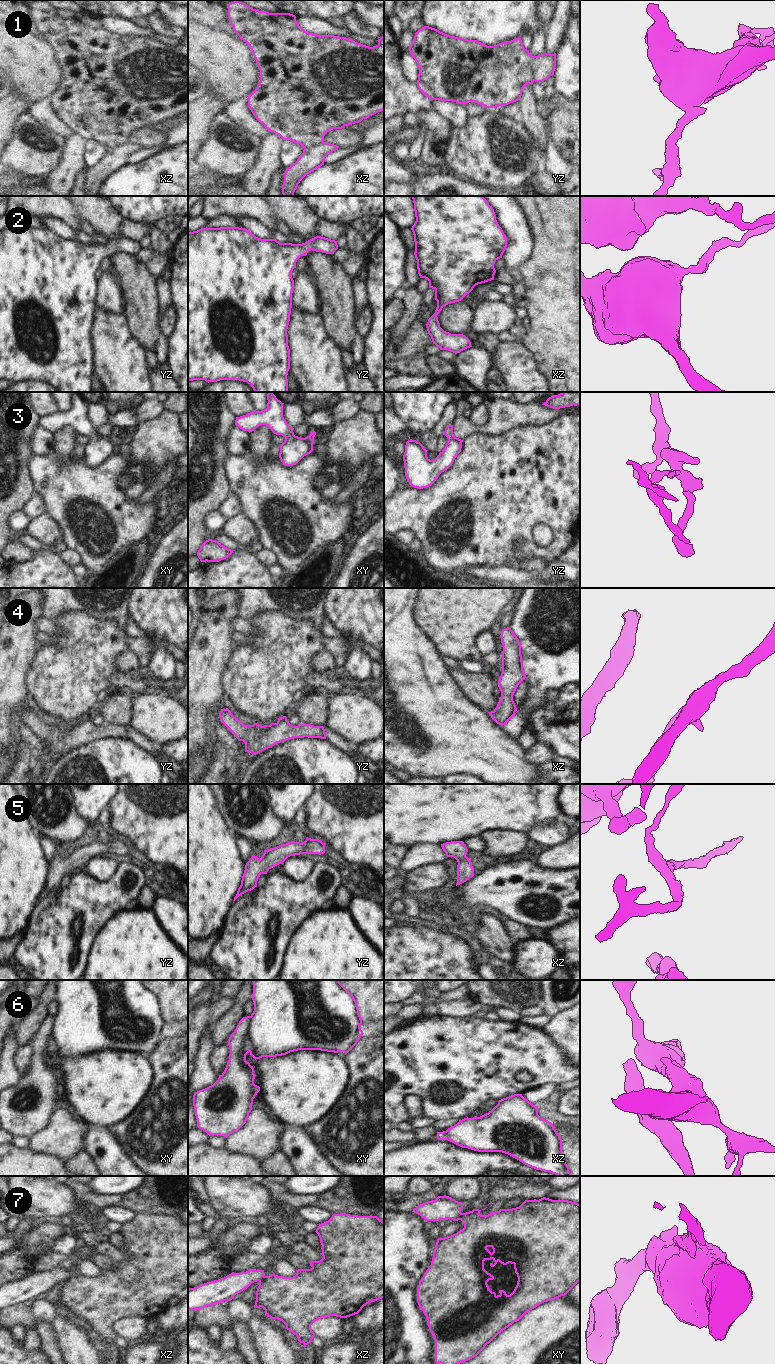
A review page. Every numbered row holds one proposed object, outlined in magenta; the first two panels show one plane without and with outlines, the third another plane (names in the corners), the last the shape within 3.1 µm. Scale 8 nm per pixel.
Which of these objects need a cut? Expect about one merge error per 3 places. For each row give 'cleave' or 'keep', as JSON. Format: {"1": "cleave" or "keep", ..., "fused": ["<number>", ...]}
{"1": "cleave", "2": "keep", "3": "keep", "4": "keep", "5": "keep", "6": "cleave", "7": "cleave", "fused": ["1", "6", "7"]}

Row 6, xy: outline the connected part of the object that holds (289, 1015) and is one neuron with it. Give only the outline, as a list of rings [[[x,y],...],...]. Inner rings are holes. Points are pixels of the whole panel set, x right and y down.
[[[252,980],[254,1011],[251,1014],[251,1025],[249,1027],[251,1048],[250,1055],[256,1060],[262,1057],[276,1057],[286,1055],[298,1050],[321,1050],[327,1052],[343,1052],[347,1054],[360,1040],[364,1034],[360,1028],[362,1019],[359,1014],[357,1001],[354,996],[339,982],[339,980]]]

